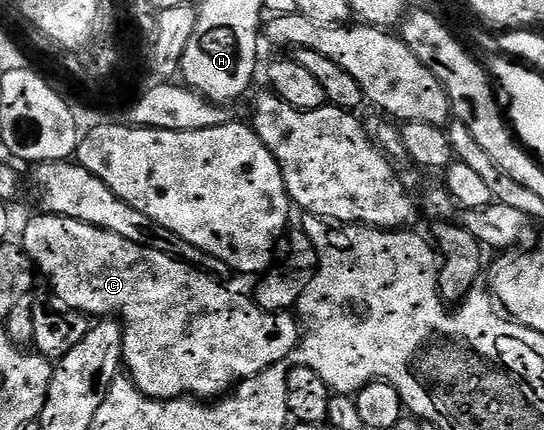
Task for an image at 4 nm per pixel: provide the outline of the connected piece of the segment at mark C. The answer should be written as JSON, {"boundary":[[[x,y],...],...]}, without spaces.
{"boundary":[[[40,214],[33,216],[25,224],[25,233],[19,237],[19,243],[27,255],[32,258],[36,271],[41,272],[49,279],[53,287],[52,295],[63,301],[67,306],[85,313],[90,318],[119,318],[125,329],[125,355],[123,357],[124,367],[127,375],[133,381],[133,385],[144,396],[153,400],[180,400],[182,398],[196,398],[202,402],[221,398],[230,390],[237,387],[243,380],[249,380],[258,376],[263,370],[267,370],[273,364],[283,364],[288,361],[289,355],[297,348],[303,335],[303,329],[296,315],[289,312],[268,312],[257,305],[256,299],[240,296],[232,292],[218,277],[211,276],[207,272],[186,264],[184,260],[176,260],[167,254],[159,254],[159,250],[147,250],[147,246],[139,246],[135,242],[127,242],[127,238],[119,238],[119,234],[111,234],[102,228],[91,226],[87,222],[79,222],[75,218],[66,216],[50,216]]]}

